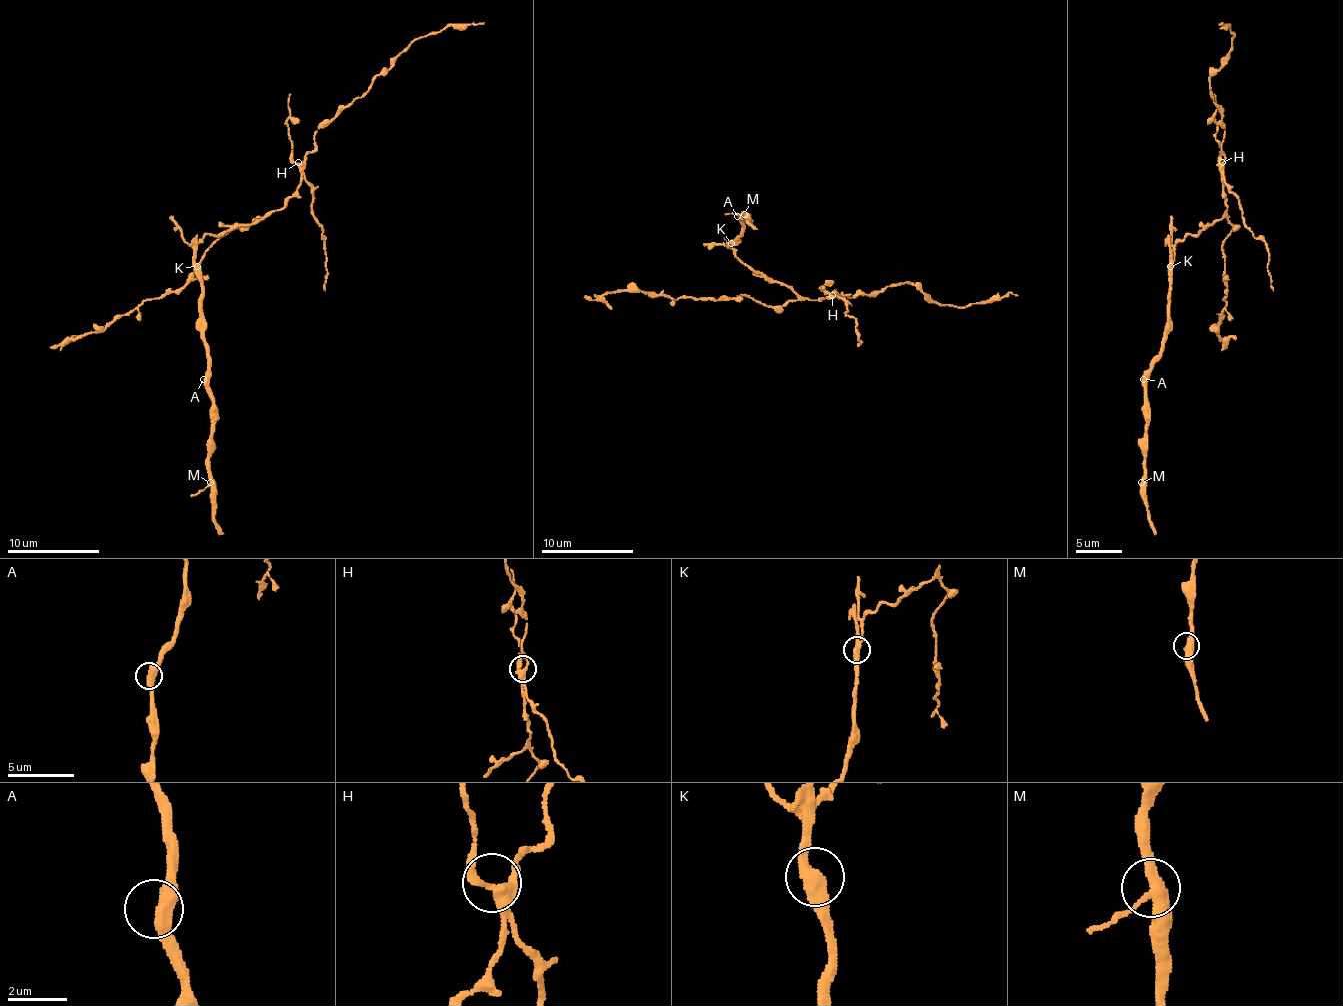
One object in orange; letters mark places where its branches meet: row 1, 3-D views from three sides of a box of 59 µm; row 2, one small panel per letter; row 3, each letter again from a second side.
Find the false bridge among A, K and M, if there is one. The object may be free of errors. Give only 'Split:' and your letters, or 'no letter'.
Split: K

